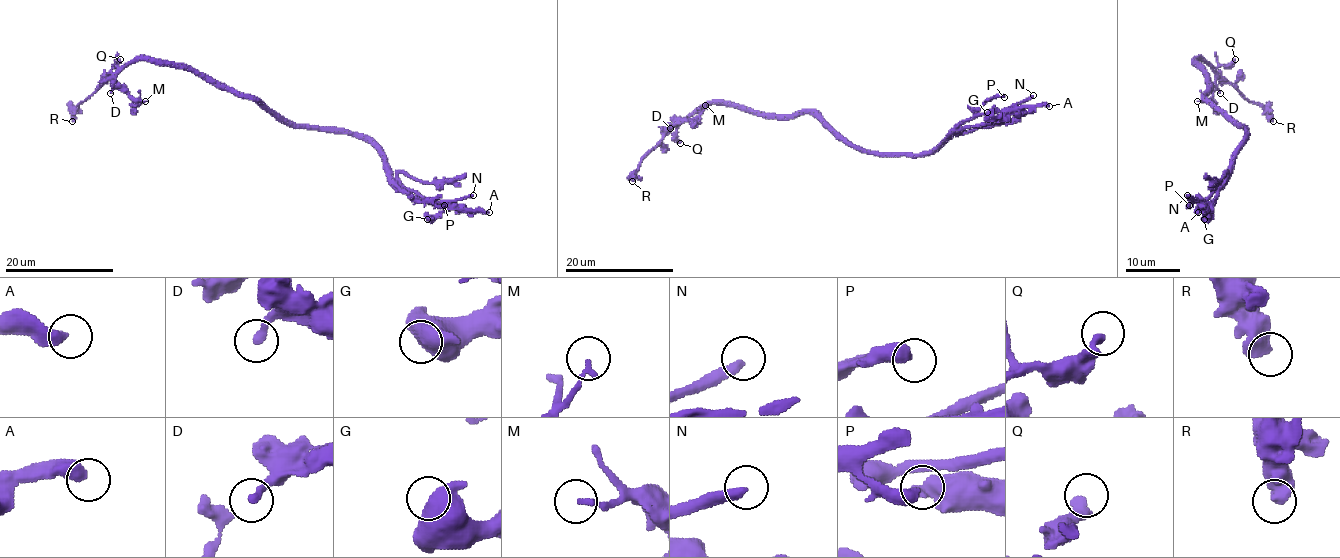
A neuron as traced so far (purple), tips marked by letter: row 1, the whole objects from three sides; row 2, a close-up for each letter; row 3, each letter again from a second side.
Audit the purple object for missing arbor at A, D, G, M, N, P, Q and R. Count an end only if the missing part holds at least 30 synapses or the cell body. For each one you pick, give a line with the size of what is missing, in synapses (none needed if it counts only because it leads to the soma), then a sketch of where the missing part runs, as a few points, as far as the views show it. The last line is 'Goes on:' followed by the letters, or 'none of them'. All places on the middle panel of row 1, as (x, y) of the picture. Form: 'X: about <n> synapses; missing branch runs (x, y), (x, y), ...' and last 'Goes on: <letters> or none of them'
Goes on: N

